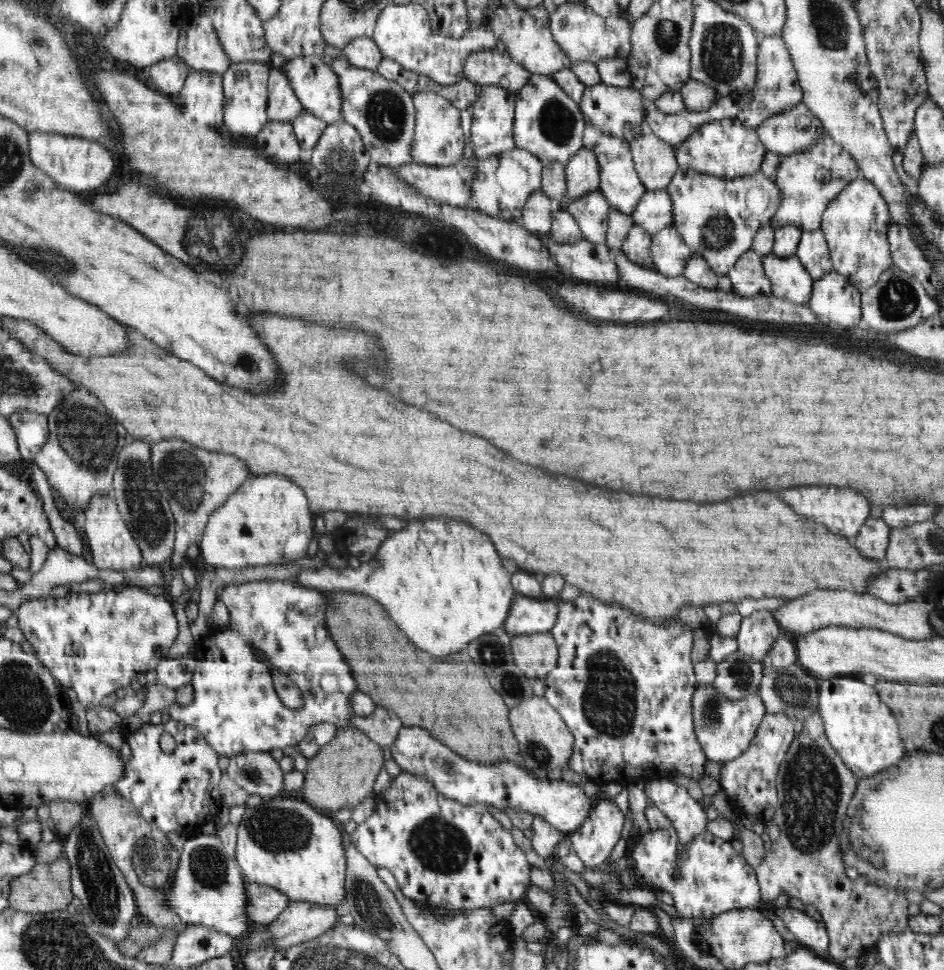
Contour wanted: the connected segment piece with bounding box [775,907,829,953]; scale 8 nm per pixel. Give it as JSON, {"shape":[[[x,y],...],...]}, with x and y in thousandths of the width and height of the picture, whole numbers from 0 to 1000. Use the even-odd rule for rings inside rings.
{"shape":[[[835,935],[823,937],[821,942],[828,947],[833,957],[843,965],[851,977],[864,982],[875,980],[878,976],[878,965],[874,955],[858,946],[853,940]]]}

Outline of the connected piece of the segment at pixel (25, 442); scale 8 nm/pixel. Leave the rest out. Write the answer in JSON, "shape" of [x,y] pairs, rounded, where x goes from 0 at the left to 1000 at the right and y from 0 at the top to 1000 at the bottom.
{"shape":[[[21,426],[6,433],[16,445],[23,473],[36,475],[38,468],[44,464],[44,460],[51,454],[52,442],[49,429]]]}

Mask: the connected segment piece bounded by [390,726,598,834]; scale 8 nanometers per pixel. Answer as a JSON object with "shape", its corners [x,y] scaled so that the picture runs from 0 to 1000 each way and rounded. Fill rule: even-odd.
{"shape":[[[426,748],[417,767],[413,770],[415,781],[426,796],[434,796],[456,803],[475,823],[483,824],[494,831],[511,829],[525,835],[546,833],[573,841],[589,856],[605,859],[619,852],[629,837],[633,822],[623,822],[617,811],[604,809],[597,803],[568,802],[564,794],[558,797],[542,786],[511,789],[479,775],[479,772],[462,763],[458,756],[442,748]]]}

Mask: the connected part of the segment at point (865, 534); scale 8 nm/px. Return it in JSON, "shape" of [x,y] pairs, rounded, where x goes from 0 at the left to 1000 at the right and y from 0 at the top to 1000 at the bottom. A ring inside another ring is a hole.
{"shape":[[[922,533],[915,538],[914,544],[904,558],[913,572],[926,576],[936,576],[944,546],[945,543],[941,542],[935,535],[926,536]]]}

